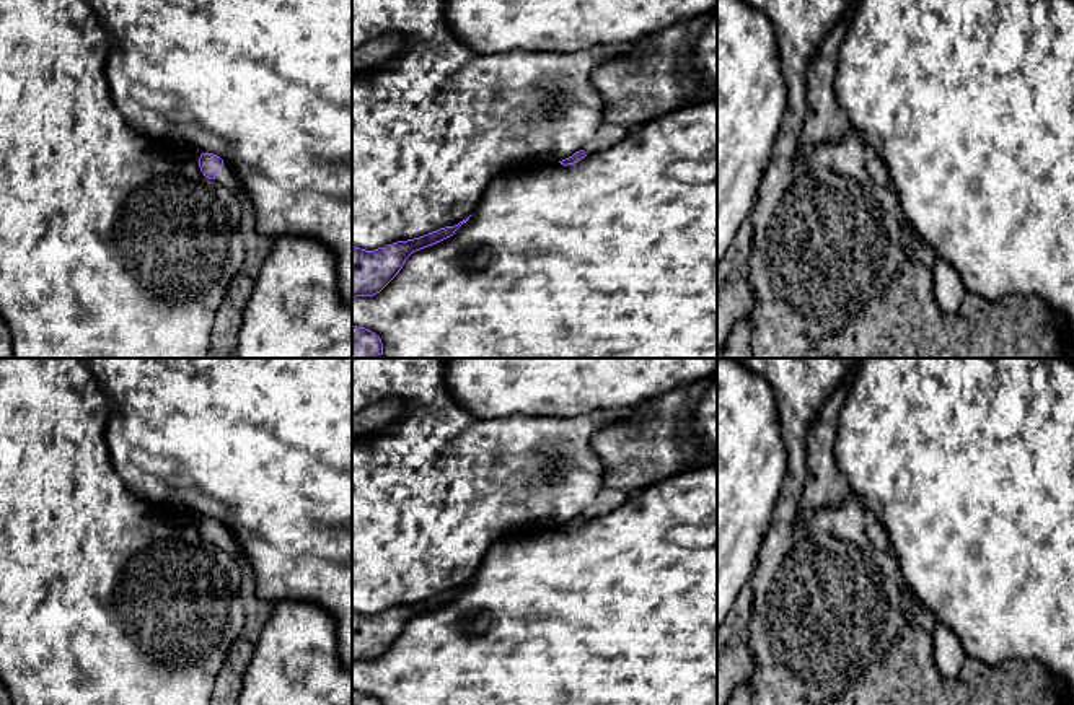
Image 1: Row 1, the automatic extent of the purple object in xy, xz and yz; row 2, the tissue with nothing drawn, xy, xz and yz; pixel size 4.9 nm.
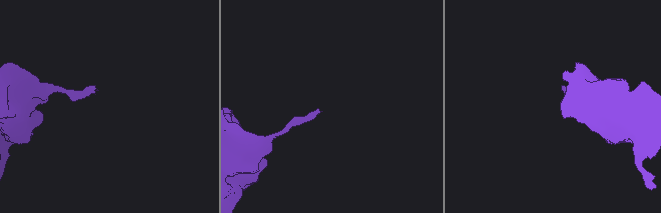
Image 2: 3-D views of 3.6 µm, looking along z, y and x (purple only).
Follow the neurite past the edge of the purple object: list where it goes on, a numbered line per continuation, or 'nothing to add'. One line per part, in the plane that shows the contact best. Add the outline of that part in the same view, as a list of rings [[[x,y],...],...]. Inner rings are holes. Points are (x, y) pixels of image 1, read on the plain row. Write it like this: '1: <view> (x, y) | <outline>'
1: xy (225, 541) | [[[223,524],[222,532],[215,539],[215,545],[220,547],[222,550],[225,550],[227,554],[235,555],[235,557],[241,557],[243,555],[238,542],[236,542],[236,539],[233,536],[233,532],[225,524]]]

